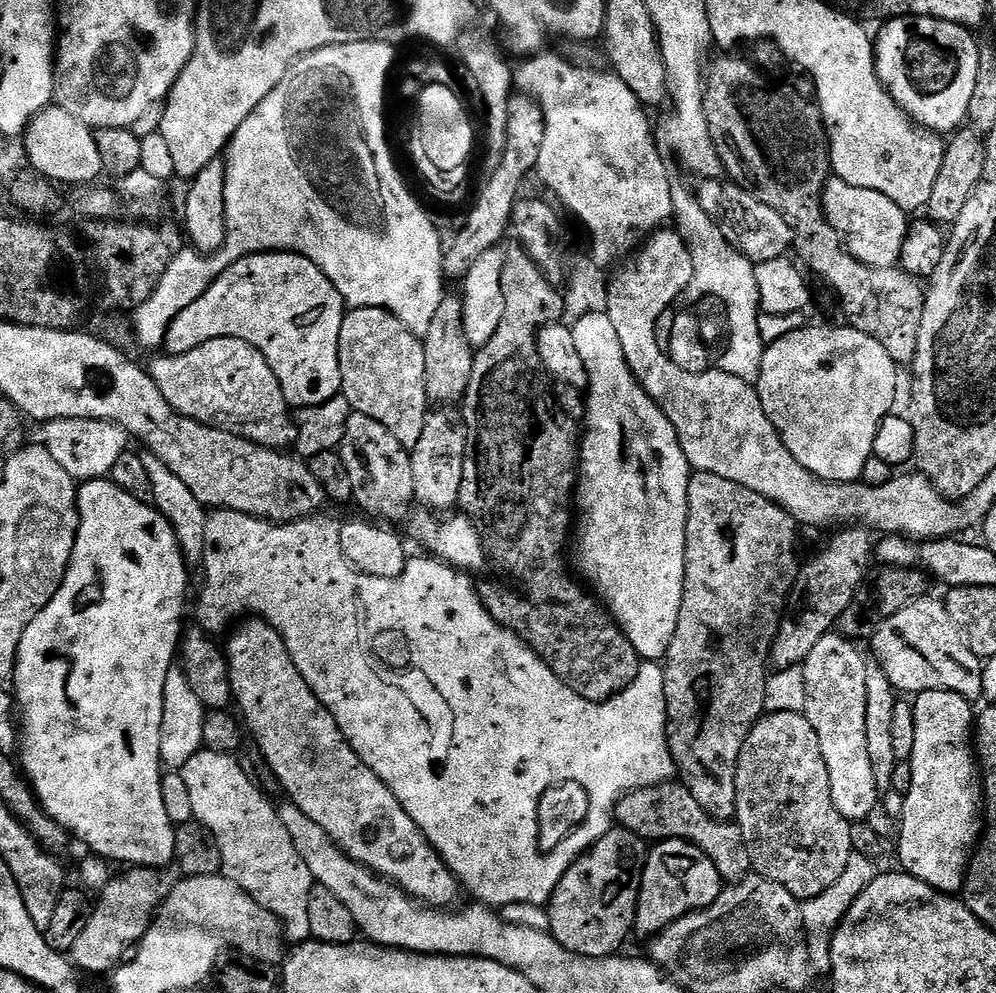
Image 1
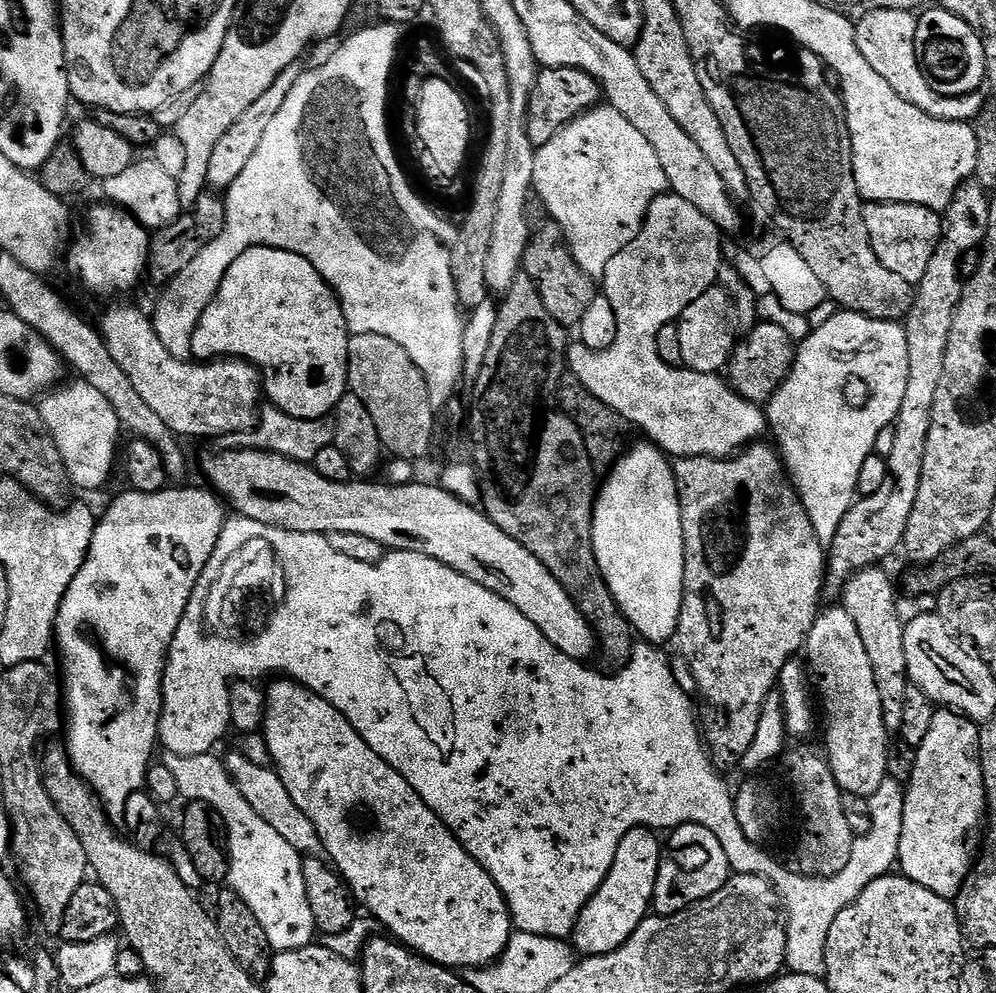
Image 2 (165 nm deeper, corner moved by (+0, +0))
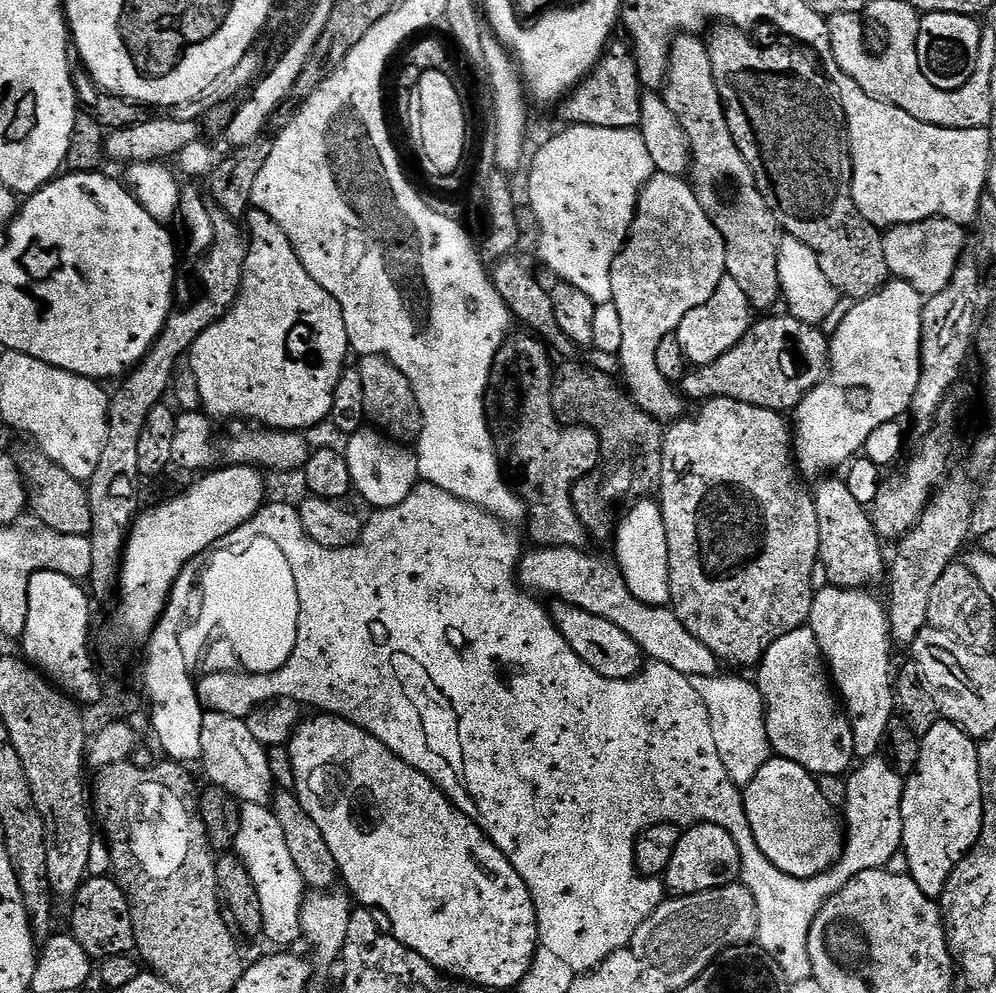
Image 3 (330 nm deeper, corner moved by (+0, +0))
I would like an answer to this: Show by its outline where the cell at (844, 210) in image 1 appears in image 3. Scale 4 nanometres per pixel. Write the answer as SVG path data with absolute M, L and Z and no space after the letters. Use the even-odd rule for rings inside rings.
M939 218L899 224L887 229L882 239L889 273L895 279L914 286L914 290L918 290L918 294L925 298L938 294L938 290L946 290L950 278L954 278L954 270L965 255L964 232L961 225Z

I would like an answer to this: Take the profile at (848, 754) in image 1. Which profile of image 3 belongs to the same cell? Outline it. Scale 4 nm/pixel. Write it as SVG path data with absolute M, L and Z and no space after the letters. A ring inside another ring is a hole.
M824 586L812 598L808 624L818 638L830 679L852 724L856 756L872 758L879 753L882 734L890 731L888 723L897 711L892 672L894 641L888 631L888 609L885 601L871 596L863 588Z

